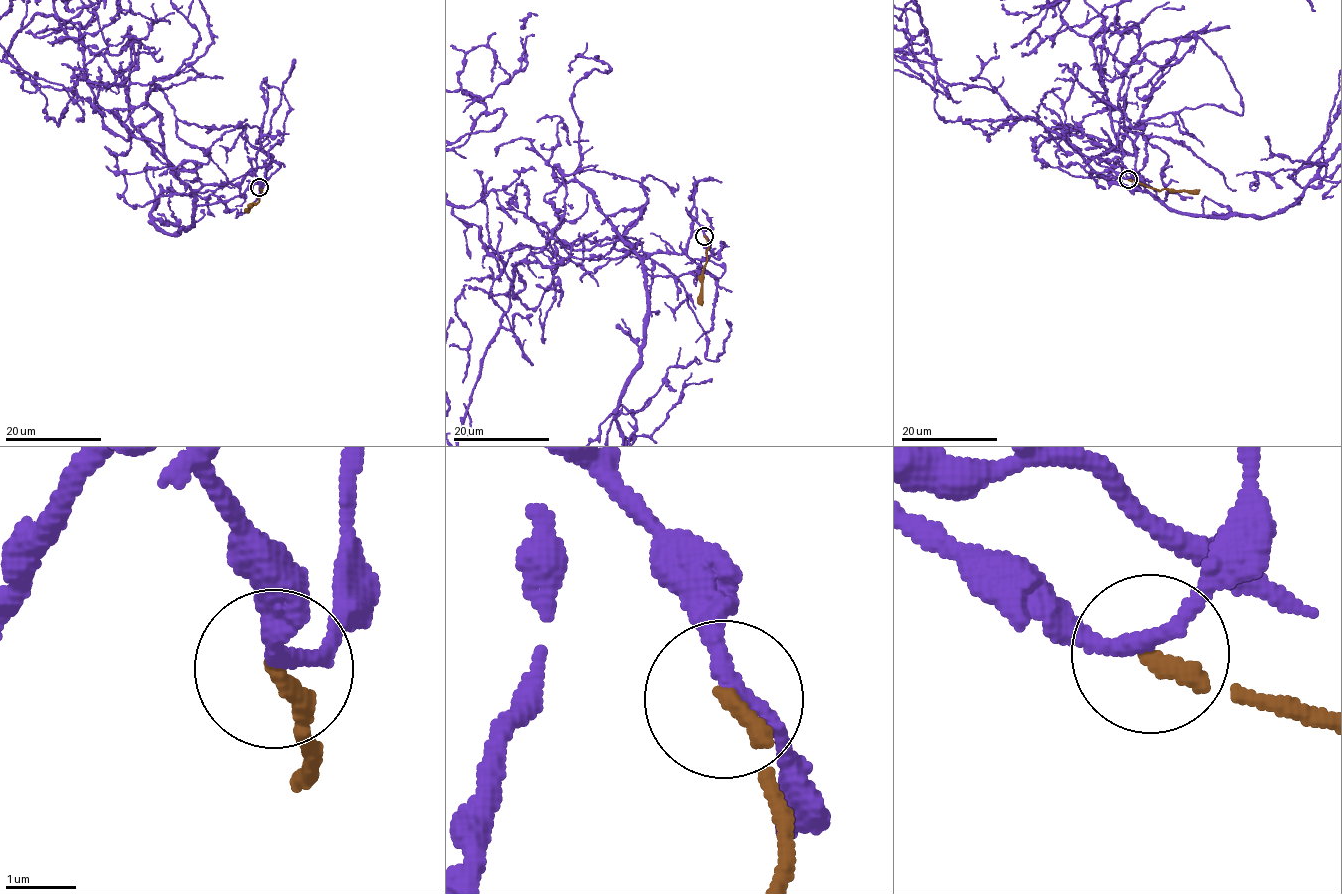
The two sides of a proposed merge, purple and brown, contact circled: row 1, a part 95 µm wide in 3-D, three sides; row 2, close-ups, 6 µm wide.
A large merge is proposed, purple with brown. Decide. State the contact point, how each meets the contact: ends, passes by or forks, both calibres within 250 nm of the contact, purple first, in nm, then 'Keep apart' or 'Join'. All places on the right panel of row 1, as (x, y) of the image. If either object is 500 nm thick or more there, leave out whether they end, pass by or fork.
Place: (1128, 179). At the ring purple passes by. At the ring brown ends. Thickness 200 nm (purple) against 280 nm. Keep apart

